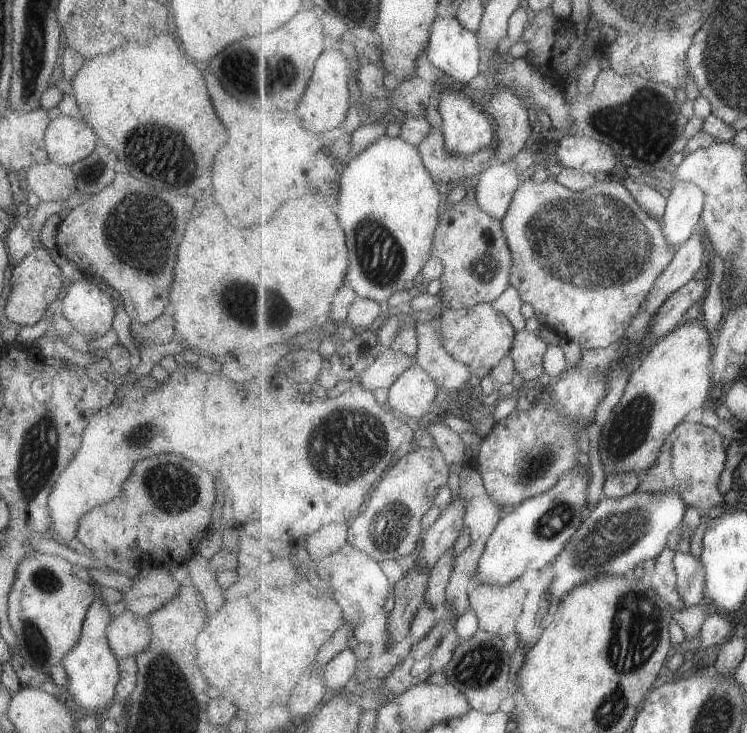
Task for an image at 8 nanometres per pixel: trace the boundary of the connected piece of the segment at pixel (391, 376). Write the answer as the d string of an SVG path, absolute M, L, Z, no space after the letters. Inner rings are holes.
M387 350L361 375L363 385L366 389L377 390L377 388L390 389L395 381L411 366L416 364L416 356L410 357L401 351Z

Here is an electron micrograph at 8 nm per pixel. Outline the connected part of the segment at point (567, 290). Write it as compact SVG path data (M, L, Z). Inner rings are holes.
M603 176L602 179L584 191L574 191L563 186L559 181L535 182L531 178L520 183L514 199L511 201L507 216L502 220L503 228L512 252L512 269L510 284L521 293L525 303L535 307L535 317L547 329L553 330L561 337L576 341L587 349L602 349L625 338L633 319L640 313L641 307L647 302L649 293L653 290L657 279L668 268L673 260L675 250L668 244L664 235L663 218L651 214L614 176Z

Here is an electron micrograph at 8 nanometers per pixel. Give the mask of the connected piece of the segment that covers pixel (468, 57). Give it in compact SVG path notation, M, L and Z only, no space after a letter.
M437 17L432 24L432 37L429 39L426 50L427 59L437 68L461 82L469 84L477 74L484 69L484 62L480 56L480 42L478 34L465 28L465 25L456 17Z

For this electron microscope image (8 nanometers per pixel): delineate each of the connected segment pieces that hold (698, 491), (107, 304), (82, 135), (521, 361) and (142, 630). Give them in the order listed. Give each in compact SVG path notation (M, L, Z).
M683 421L665 441L656 464L645 472L638 490L646 493L679 491L688 506L696 506L701 514L712 517L725 507L725 498L719 492L719 476L727 462L726 446L726 439L712 427Z
M83 277L68 284L65 295L61 299L60 311L70 329L80 332L90 343L93 343L97 336L103 336L107 330L111 329L113 305L115 305L113 302L113 298L105 290L99 289L97 282Z
M59 115L44 130L44 149L53 164L71 166L84 159L99 140L83 120Z
M517 331L511 356L515 372L523 378L526 385L533 385L545 372L544 356L549 347L538 333Z
M125 610L114 616L106 630L106 641L117 659L143 652L150 641L150 626L145 618Z

